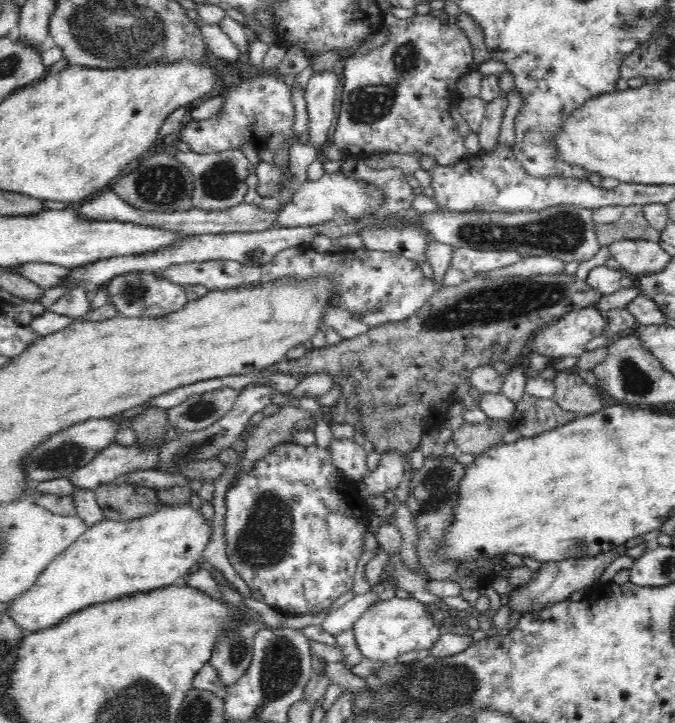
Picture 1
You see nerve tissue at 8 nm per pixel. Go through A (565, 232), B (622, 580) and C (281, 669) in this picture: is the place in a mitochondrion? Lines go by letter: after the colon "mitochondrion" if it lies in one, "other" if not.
A: mitochondrion
B: other
C: mitochondrion

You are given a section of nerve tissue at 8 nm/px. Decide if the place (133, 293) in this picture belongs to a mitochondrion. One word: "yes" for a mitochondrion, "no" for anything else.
yes

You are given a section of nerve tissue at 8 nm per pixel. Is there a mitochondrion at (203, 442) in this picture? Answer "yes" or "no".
yes

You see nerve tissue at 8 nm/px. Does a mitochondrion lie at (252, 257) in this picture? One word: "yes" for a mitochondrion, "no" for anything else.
no

